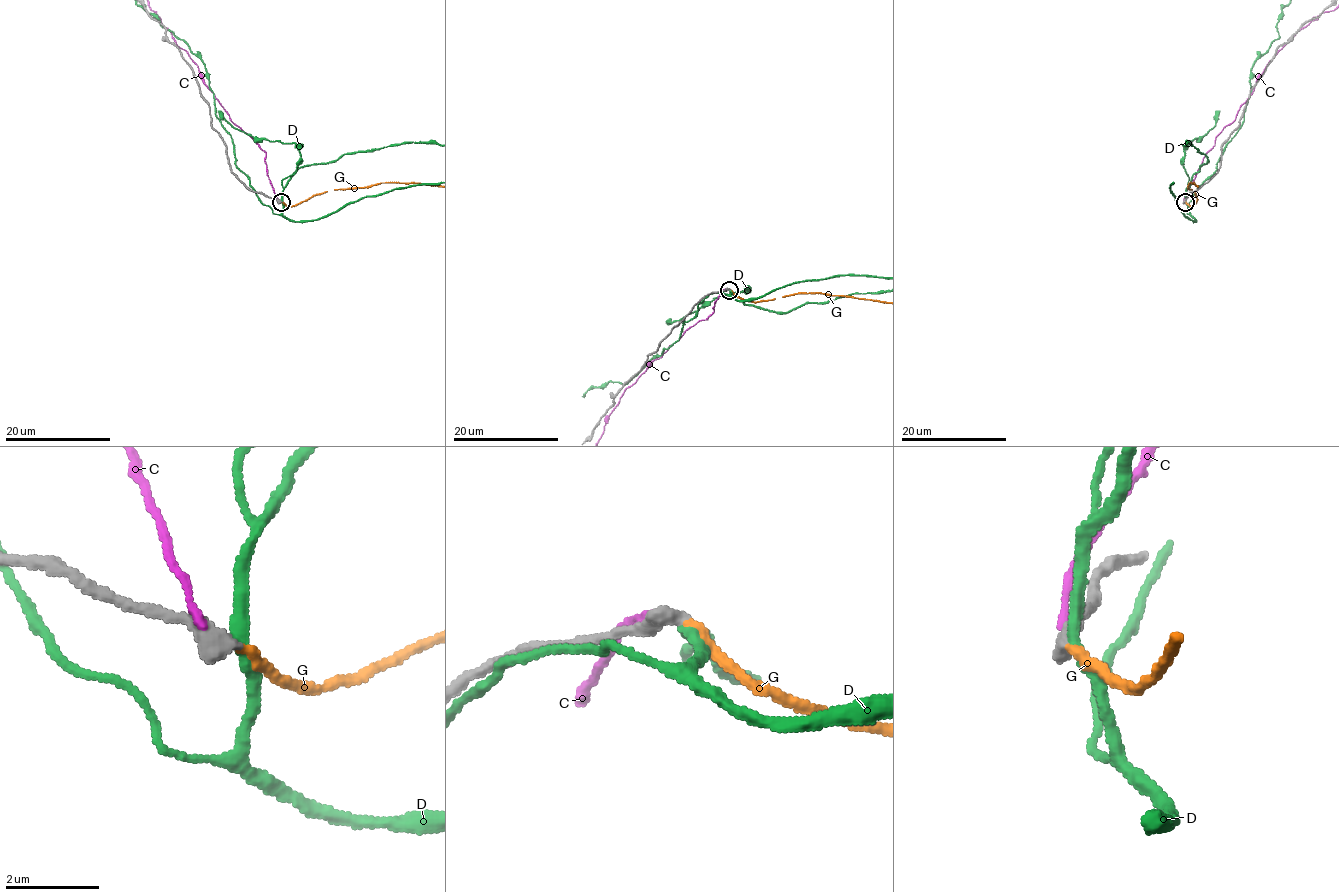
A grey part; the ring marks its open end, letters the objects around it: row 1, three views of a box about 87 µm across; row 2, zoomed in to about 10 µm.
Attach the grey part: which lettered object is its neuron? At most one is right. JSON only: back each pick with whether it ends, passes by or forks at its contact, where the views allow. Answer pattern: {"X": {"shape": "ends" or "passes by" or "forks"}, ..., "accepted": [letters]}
{"G": {"shape": "ends"}, "accepted": ["G"]}

